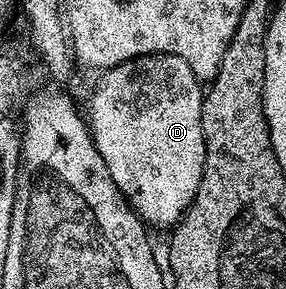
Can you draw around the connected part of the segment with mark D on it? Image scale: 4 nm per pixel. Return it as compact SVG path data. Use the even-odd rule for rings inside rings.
M151 53L145 57L136 57L133 61L127 61L107 70L101 77L104 78L97 83L96 90L93 91L92 98L88 101L88 113L86 109L86 122L89 132L92 134L92 142L98 147L98 155L102 155L102 159L106 163L106 171L110 171L110 179L114 179L118 191L127 197L129 205L136 210L141 221L149 226L175 226L190 207L190 203L198 191L198 183L202 183L204 156L206 155L206 143L202 135L202 103L205 94L202 83L194 75L194 71L190 71L190 66L184 60L178 59L178 55L170 55L169 53Z

